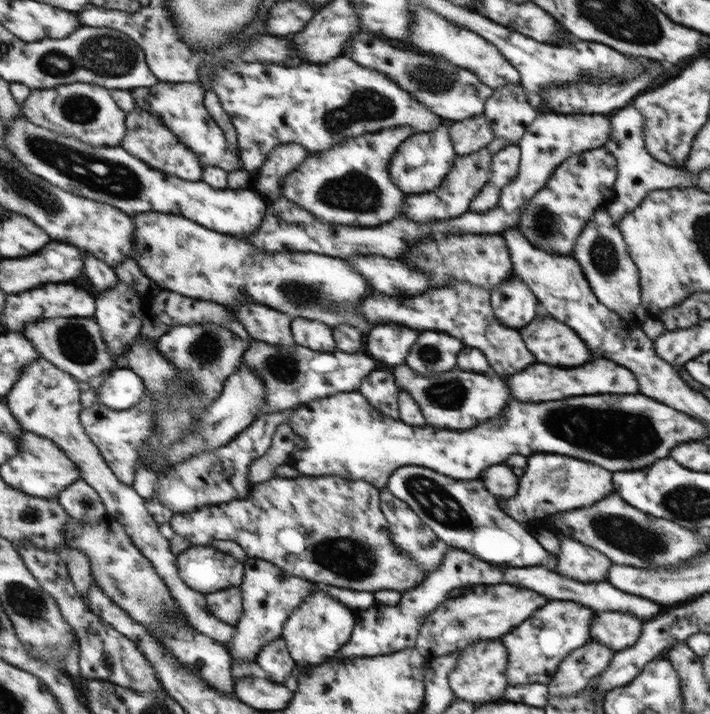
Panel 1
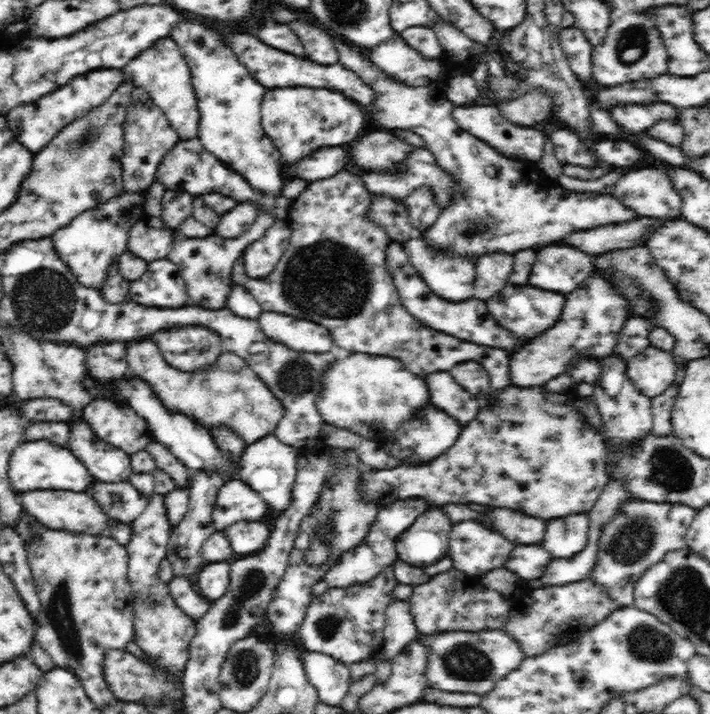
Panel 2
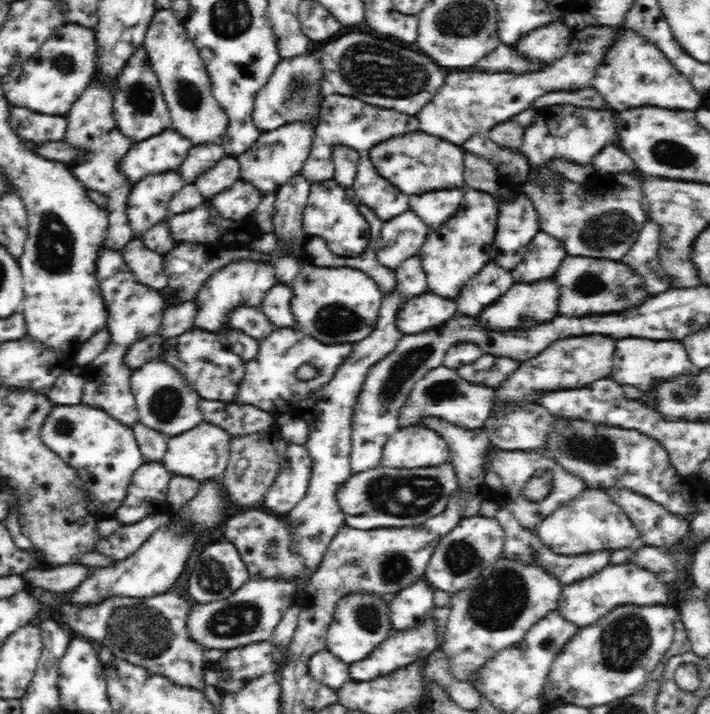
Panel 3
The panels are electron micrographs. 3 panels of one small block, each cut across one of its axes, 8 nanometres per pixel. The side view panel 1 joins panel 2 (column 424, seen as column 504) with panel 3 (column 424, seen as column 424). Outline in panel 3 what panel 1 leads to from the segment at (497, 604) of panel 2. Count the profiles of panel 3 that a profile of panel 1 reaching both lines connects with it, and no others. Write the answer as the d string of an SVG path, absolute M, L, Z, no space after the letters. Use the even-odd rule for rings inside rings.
M428 615L428 620L416 628L396 630L385 638L369 655L367 659L349 665L349 677L358 682L369 681L399 668L412 664L420 659L426 659L429 654L439 649L439 636L433 618Z

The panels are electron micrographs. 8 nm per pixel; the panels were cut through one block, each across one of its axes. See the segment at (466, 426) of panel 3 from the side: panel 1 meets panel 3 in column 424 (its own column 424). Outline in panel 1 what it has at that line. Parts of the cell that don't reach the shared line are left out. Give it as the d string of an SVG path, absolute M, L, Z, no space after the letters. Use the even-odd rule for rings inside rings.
M405 363L390 368L395 375L395 383L419 406L425 425L435 427L436 429L445 429L451 431L469 430L475 426L482 425L489 418L497 418L501 410L508 405L512 399L507 384L503 384L503 378L497 376L483 376L469 371L459 370L457 368L445 372L435 373L431 376L417 374L410 369Z

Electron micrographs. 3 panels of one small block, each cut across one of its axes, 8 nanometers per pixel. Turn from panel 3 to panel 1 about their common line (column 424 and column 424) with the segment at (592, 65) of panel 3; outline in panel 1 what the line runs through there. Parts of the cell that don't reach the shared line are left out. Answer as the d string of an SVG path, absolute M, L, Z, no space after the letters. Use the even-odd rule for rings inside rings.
M337 56L327 63L301 63L293 66L239 62L229 66L215 66L209 88L219 99L221 108L229 115L236 132L238 158L241 168L257 172L277 145L300 144L307 153L330 149L351 137L375 133L387 128L407 125L412 132L433 132L441 124L441 117L430 111L412 94L407 94L385 74L357 66L350 58Z

